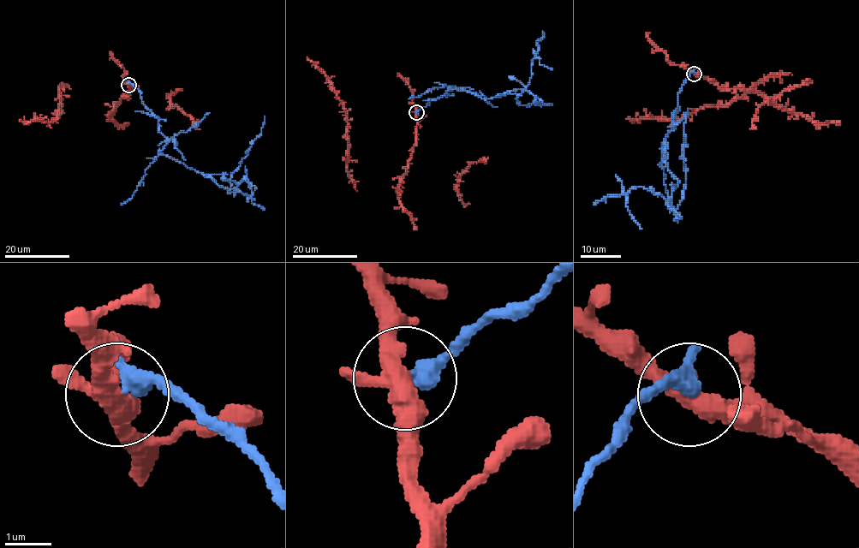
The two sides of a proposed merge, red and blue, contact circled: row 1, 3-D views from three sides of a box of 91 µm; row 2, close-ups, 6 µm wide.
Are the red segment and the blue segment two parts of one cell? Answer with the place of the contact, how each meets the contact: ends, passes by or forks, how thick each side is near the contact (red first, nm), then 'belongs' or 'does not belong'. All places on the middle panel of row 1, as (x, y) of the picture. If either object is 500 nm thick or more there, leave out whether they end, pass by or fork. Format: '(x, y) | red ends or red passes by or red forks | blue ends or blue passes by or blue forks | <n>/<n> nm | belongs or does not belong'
(416, 112) | red forks | blue ends | 360/400 nm | does not belong

